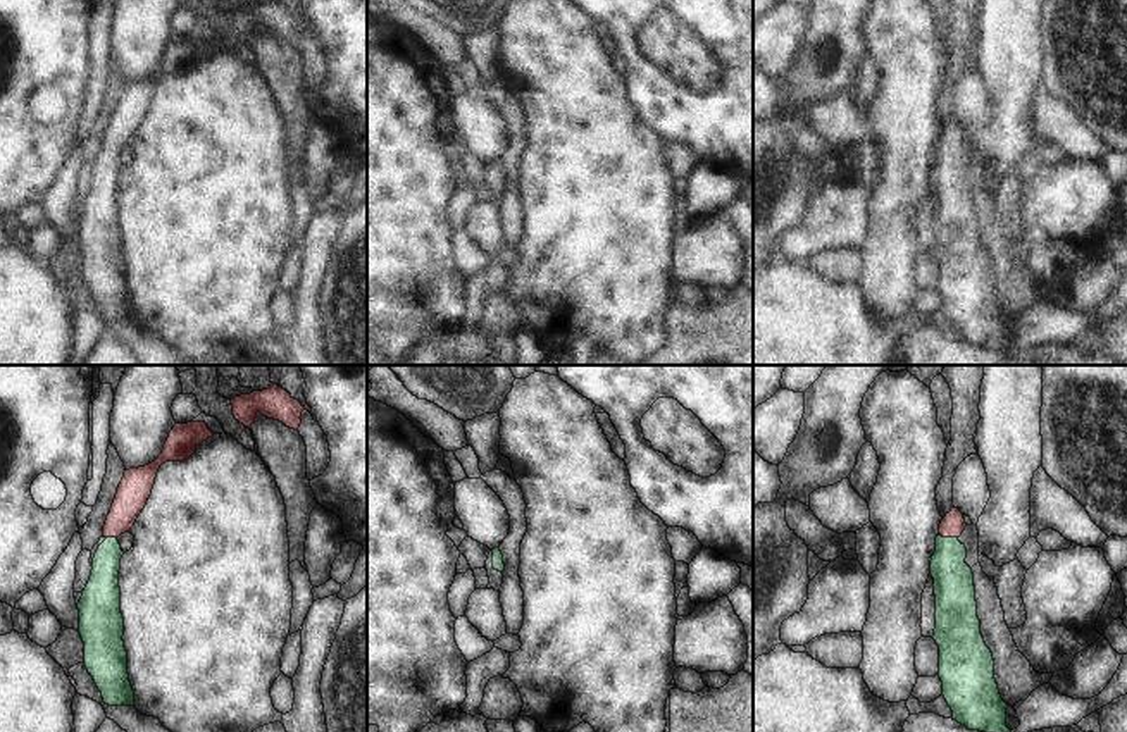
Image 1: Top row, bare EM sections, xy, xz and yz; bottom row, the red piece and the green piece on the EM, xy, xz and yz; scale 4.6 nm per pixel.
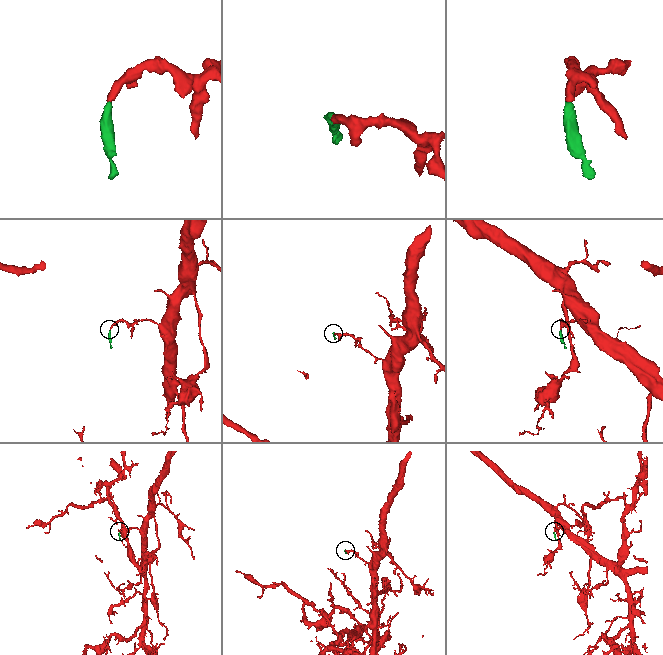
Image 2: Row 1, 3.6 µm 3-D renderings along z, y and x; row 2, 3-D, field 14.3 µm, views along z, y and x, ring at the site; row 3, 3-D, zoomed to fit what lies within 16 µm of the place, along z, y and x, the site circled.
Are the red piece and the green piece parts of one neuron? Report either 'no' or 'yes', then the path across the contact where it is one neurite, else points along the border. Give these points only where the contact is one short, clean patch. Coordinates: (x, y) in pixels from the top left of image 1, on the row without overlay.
yes; way yz (953, 138), (950, 150), (950, 188), (953, 195)

